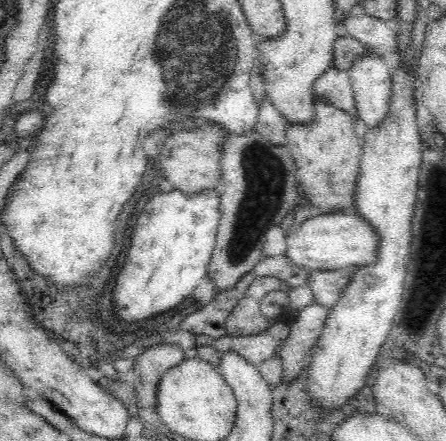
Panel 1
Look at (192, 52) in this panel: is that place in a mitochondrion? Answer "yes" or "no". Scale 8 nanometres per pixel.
yes

